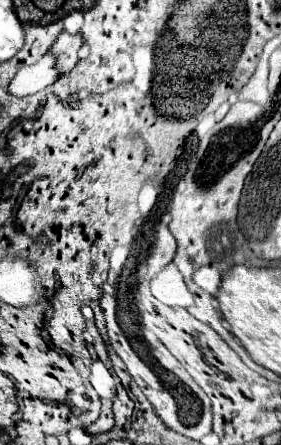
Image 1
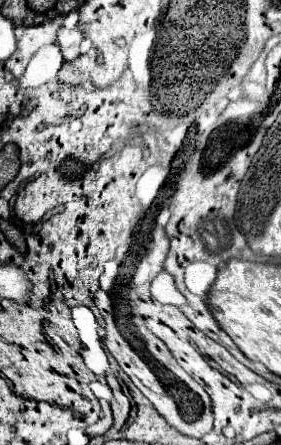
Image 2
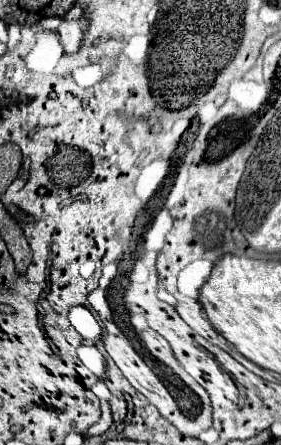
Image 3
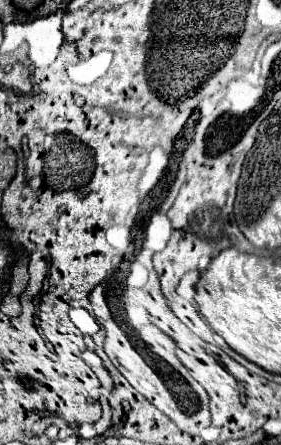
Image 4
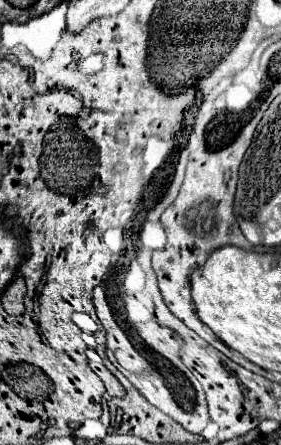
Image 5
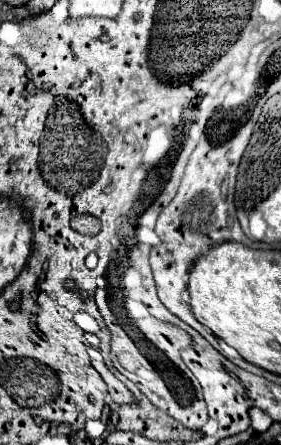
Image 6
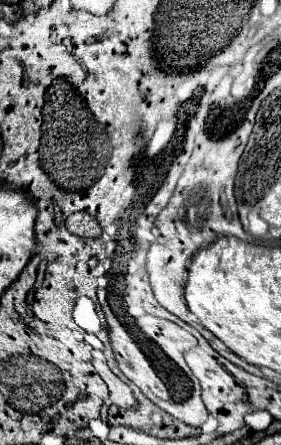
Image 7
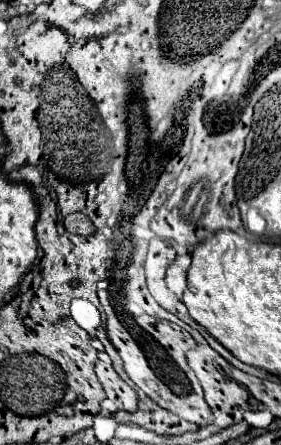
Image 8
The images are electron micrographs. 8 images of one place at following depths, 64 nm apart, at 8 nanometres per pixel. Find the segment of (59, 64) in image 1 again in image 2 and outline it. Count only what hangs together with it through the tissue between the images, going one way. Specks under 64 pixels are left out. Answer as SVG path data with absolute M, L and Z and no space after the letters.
M68 28L58 30L58 46L60 46L66 62L72 62L76 56L80 56L80 42L82 42L80 30L74 30L74 32Z

